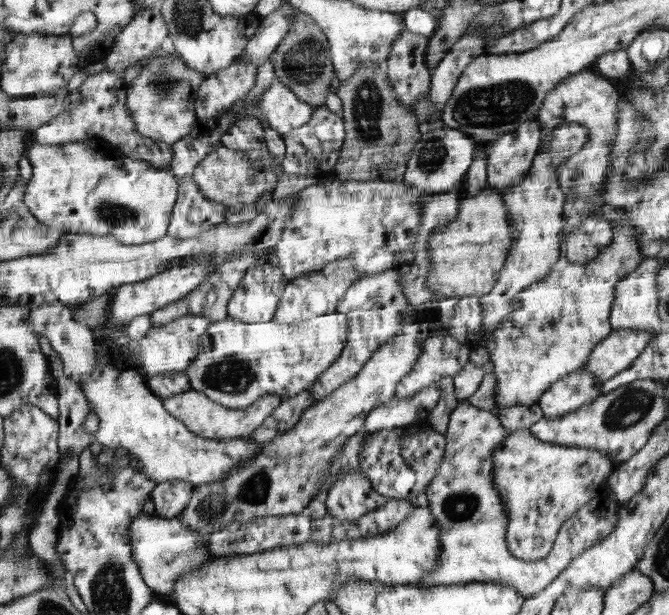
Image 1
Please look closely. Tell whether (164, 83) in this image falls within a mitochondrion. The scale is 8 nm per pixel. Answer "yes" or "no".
yes

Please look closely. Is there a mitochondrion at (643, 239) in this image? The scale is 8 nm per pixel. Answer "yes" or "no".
no

